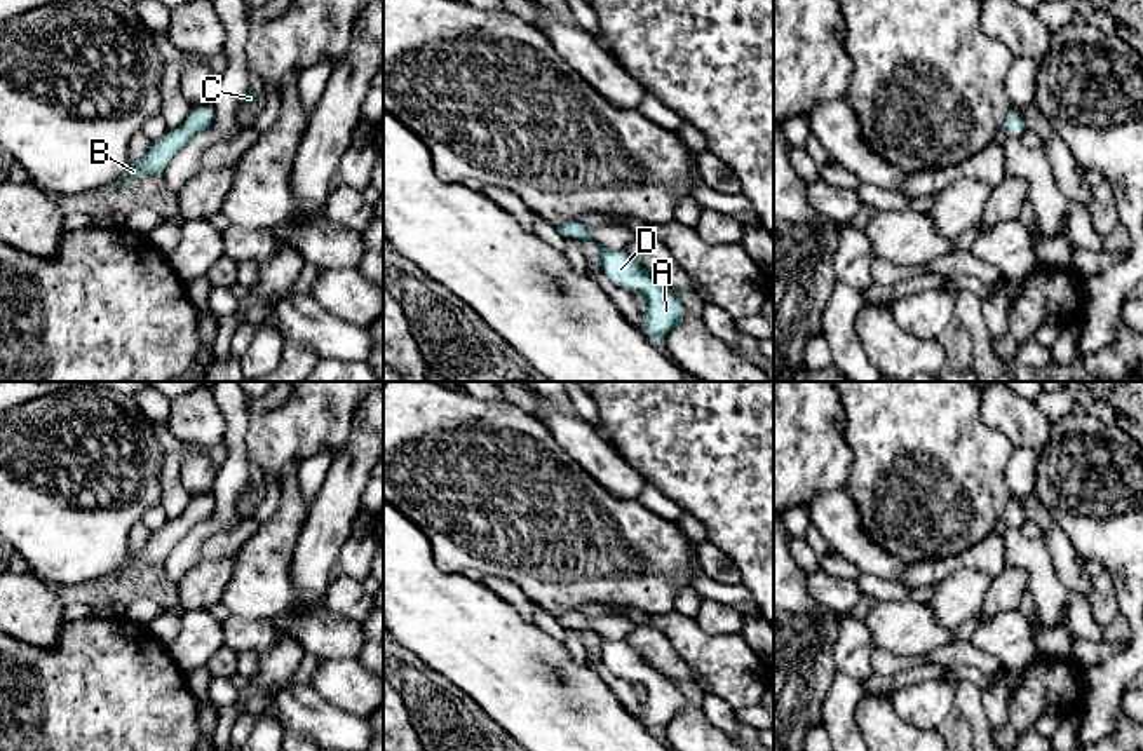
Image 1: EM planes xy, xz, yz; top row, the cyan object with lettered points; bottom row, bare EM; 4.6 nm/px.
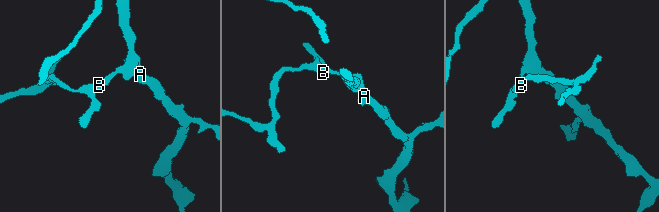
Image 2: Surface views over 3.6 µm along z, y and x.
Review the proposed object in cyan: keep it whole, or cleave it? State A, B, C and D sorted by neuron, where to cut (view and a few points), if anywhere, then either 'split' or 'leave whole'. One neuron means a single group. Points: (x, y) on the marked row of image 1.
A B C D; no cut; leave whole

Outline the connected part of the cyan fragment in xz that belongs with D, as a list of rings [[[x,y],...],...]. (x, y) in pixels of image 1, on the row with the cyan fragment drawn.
[[[568,221],[556,227],[563,237],[591,240],[599,247],[603,274],[619,288],[631,293],[643,293],[648,308],[643,312],[643,333],[655,343],[662,343],[686,315],[686,308],[676,293],[653,279],[626,249],[610,249],[596,242],[587,227]]]

